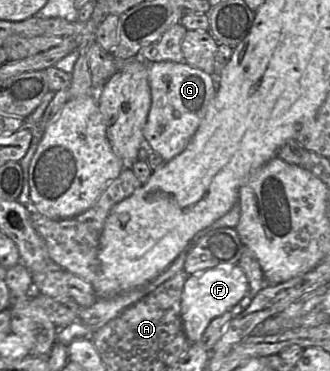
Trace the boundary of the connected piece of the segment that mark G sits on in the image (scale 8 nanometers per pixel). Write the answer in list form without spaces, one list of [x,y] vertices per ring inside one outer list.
[[[163,61],[147,64],[151,106],[143,129],[145,143],[161,155],[164,162],[181,154],[204,119],[215,96],[215,76],[184,63]]]

